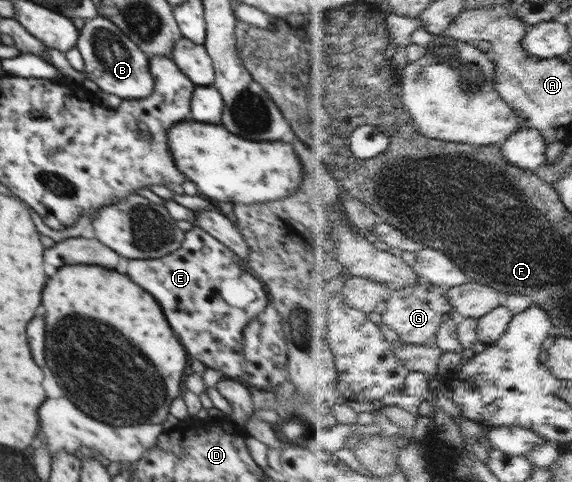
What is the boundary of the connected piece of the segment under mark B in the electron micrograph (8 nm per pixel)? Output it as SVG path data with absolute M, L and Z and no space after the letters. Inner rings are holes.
M98 16L85 20L79 31L77 41L86 79L98 84L100 91L116 95L128 101L136 98L150 98L155 92L155 82L152 78L148 56L133 42L116 24L108 18Z

